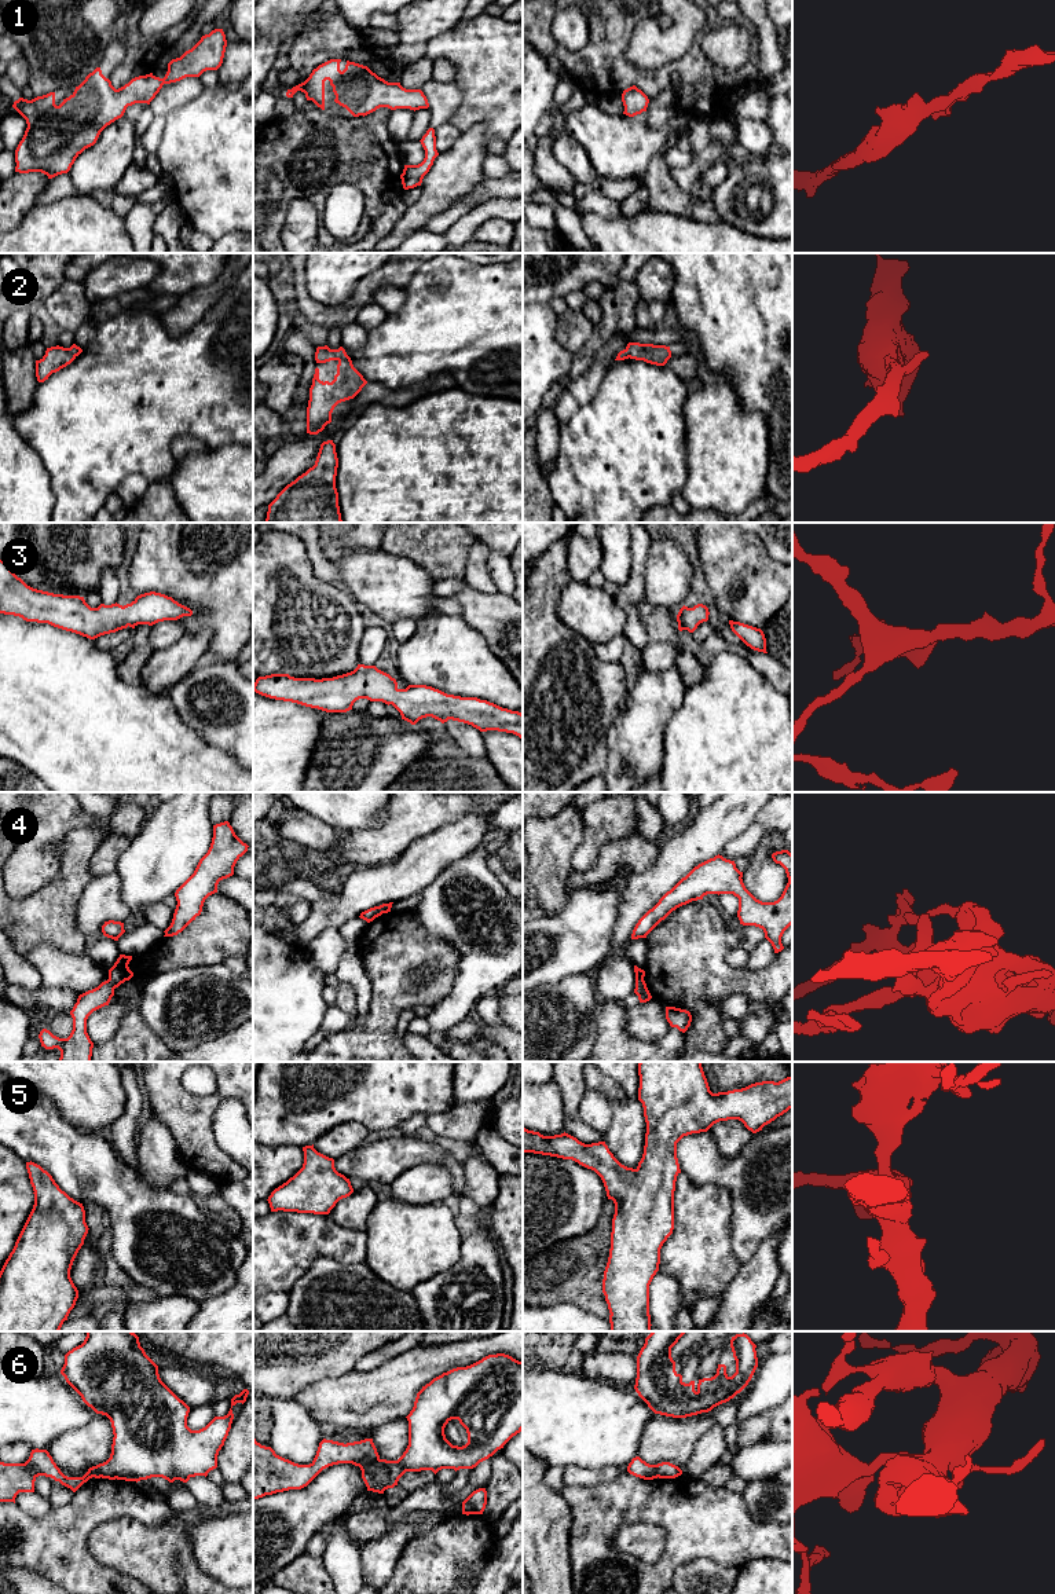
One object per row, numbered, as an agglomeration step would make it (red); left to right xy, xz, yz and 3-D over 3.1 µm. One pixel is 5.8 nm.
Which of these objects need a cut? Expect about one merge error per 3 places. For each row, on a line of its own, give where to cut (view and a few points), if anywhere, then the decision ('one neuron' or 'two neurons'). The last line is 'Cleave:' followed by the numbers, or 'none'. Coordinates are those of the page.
1: cut none; one neuron
2: cut none; one neuron
3: cut none; one neuron
4: cut xy (107, 979), (114, 988); two neurons
5: cut none; one neuron
6: cut xz (378, 1458), (361, 1468); two neurons
Cleave: 4, 6

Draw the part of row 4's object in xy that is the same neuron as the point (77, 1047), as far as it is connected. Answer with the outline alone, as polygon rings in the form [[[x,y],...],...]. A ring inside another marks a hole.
[[[107,981],[98,987],[78,996],[70,1015],[73,1018],[73,1030],[67,1038],[59,1038],[50,1030],[43,1029],[39,1034],[41,1047],[45,1049],[58,1048],[61,1051],[59,1062],[91,1062],[94,1042],[87,1033],[88,1016],[109,1005],[114,996],[114,987]]]

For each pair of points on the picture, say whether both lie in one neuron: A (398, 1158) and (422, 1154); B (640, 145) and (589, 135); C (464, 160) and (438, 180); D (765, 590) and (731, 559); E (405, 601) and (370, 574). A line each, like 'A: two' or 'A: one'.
A: one
B: one
C: one
D: one
E: one

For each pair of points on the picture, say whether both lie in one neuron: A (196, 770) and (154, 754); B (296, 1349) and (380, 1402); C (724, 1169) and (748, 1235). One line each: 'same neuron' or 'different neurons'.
A: same neuron
B: different neurons
C: same neuron

